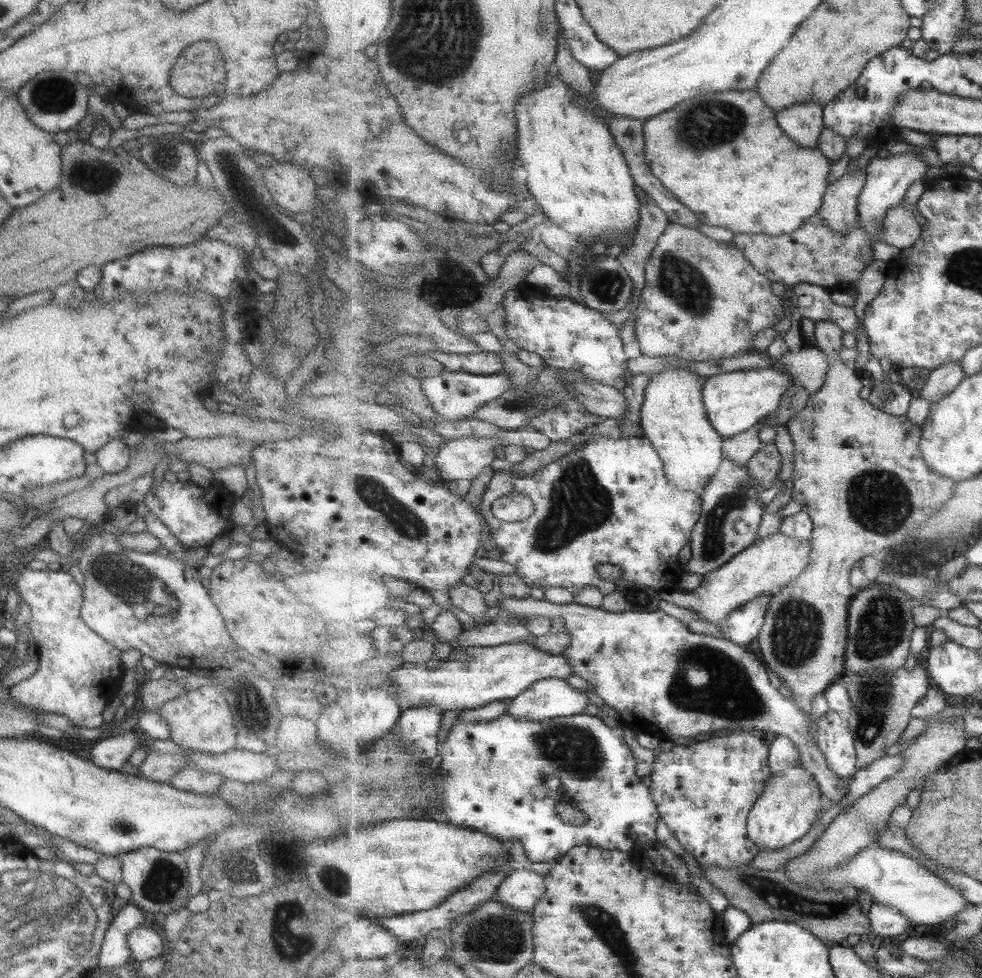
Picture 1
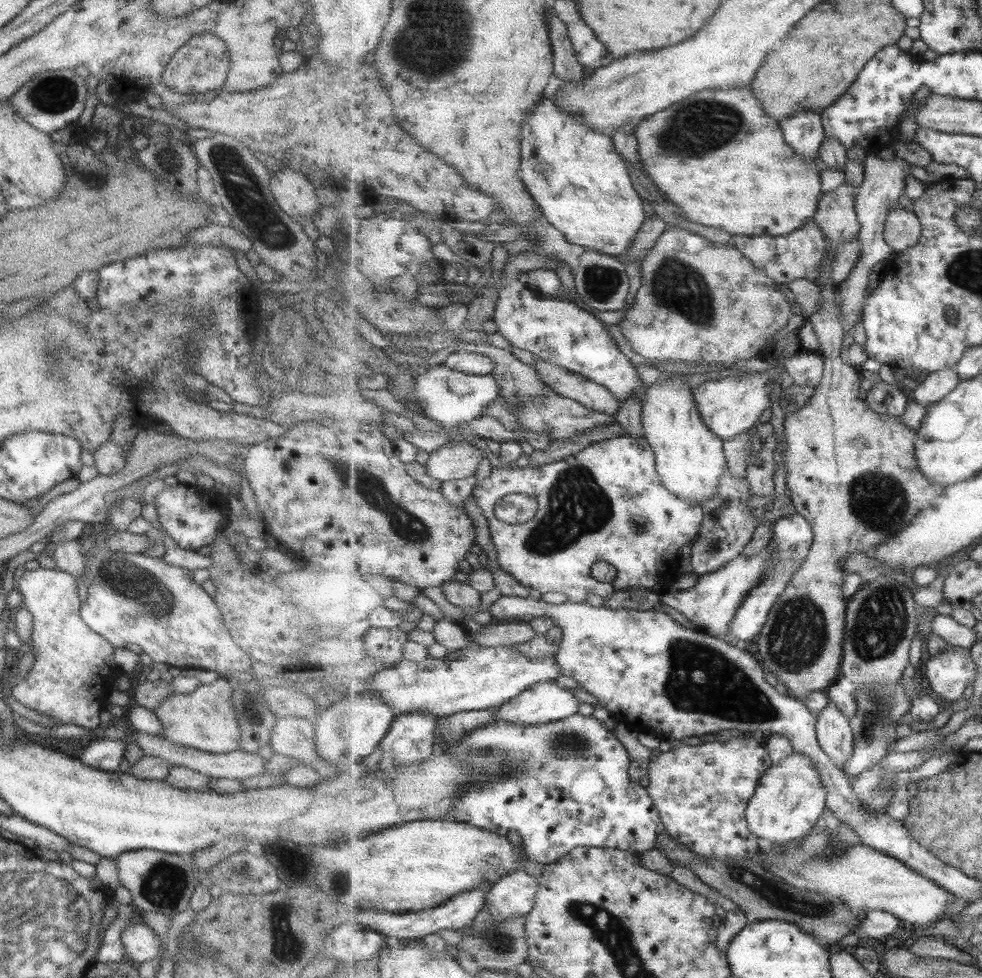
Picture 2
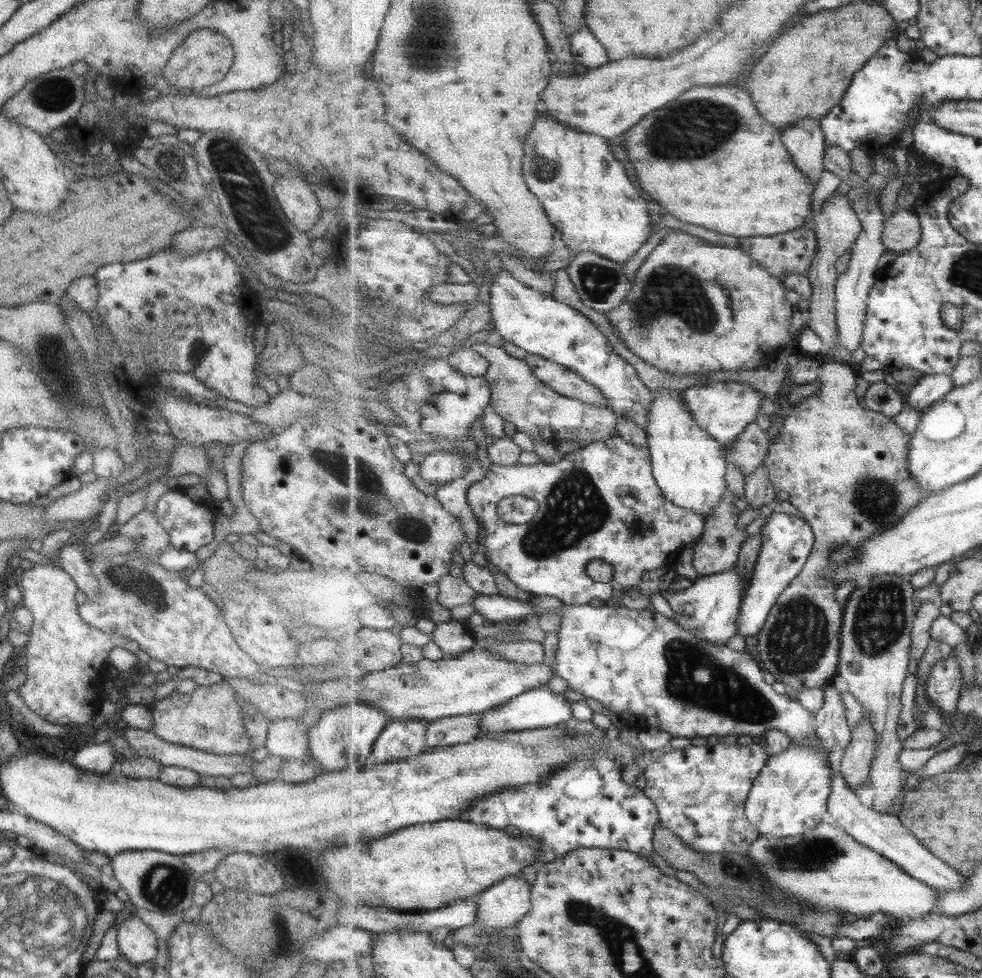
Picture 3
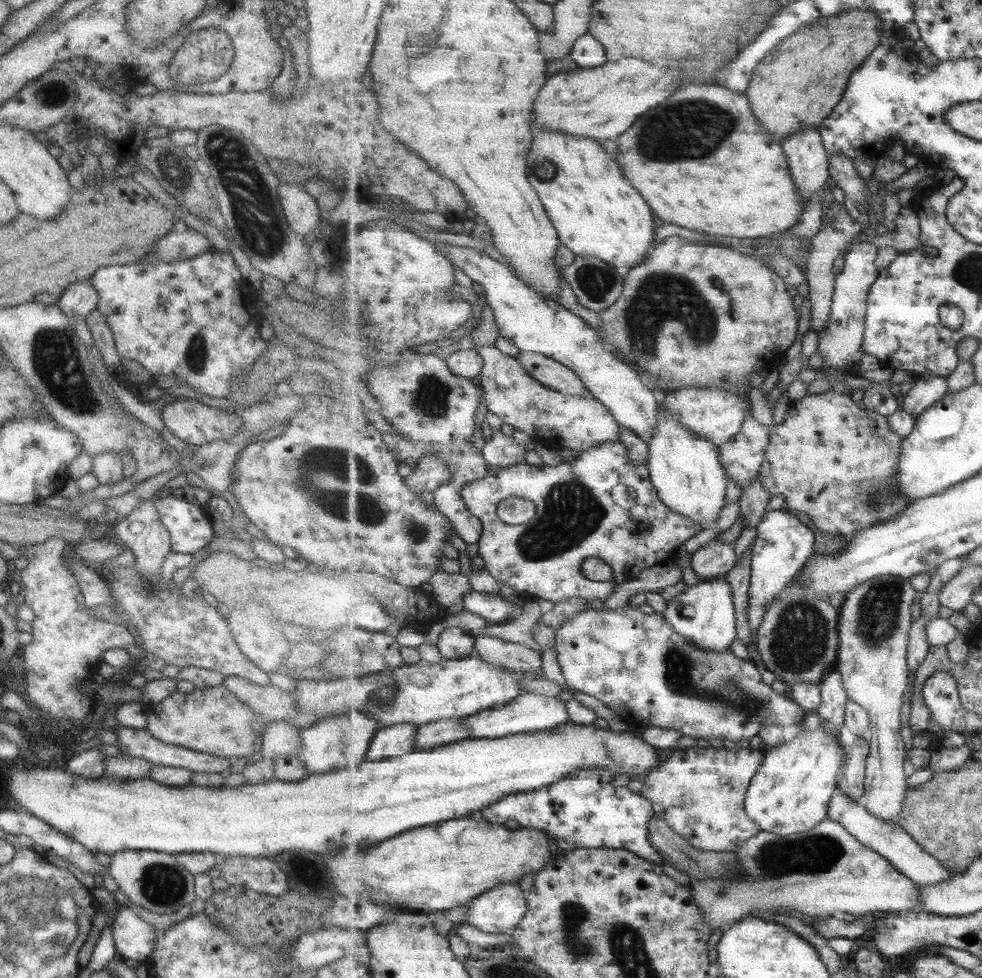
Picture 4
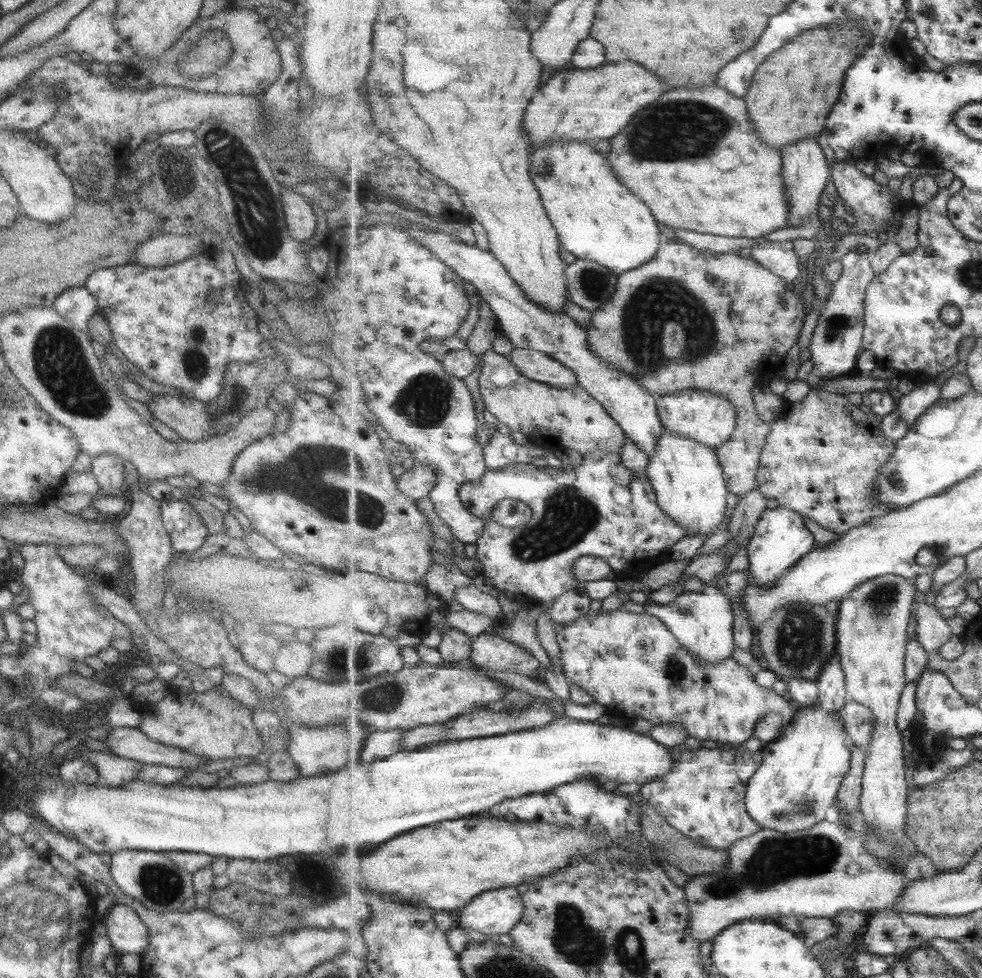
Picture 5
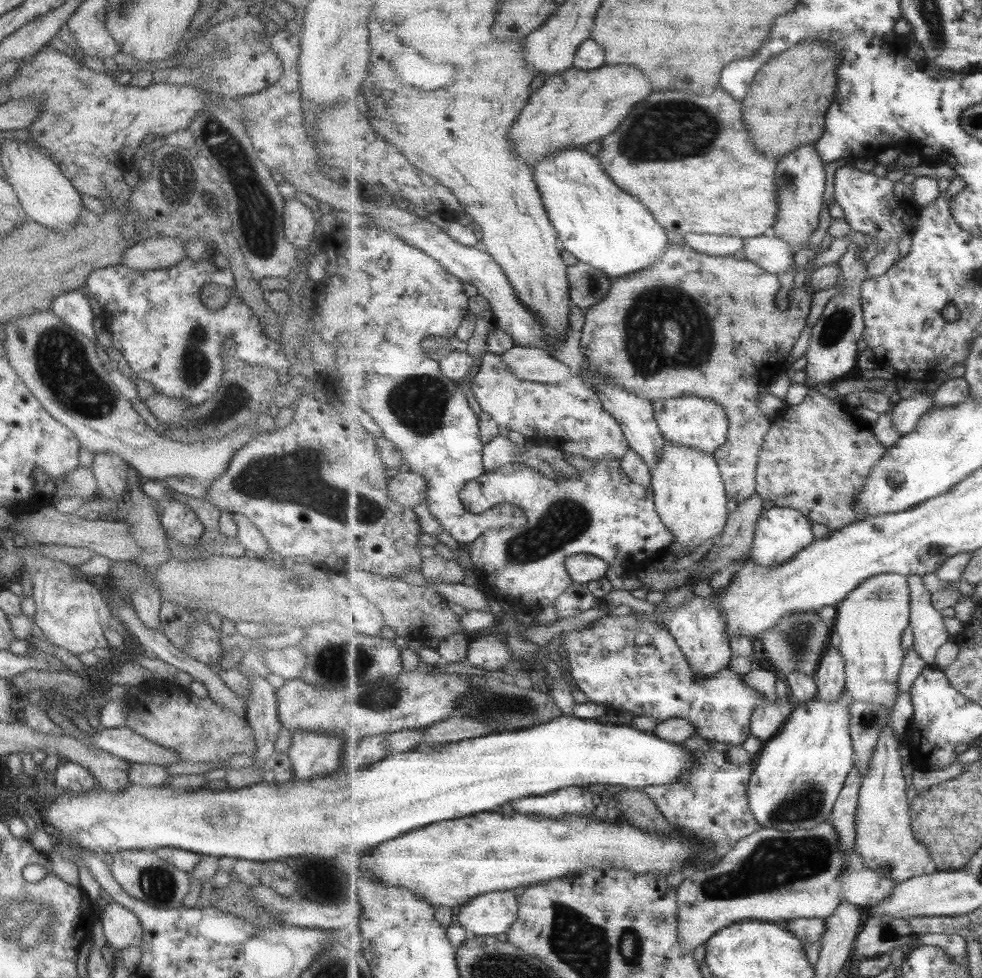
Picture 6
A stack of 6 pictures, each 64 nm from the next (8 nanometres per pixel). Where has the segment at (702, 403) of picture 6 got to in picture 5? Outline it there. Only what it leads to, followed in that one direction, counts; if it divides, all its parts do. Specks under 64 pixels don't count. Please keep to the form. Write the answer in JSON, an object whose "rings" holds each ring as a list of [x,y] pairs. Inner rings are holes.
{"rings":[[[687,389],[658,396],[657,411],[665,429],[677,431],[687,439],[703,443],[713,449],[727,443],[737,428],[737,409],[729,401],[729,397],[719,393]]]}

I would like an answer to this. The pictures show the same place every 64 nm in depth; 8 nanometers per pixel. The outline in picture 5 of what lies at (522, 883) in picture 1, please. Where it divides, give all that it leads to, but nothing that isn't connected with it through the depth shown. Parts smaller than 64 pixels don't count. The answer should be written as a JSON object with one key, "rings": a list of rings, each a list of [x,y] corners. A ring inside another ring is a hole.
{"rings":[[[516,887],[485,892],[461,910],[459,924],[485,934],[510,934],[525,912],[522,894]]]}

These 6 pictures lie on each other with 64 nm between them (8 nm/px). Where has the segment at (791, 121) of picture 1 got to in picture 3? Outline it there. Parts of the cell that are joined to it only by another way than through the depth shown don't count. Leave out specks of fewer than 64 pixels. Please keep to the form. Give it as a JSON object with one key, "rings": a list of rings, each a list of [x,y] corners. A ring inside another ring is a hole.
{"rings":[[[799,120],[782,132],[783,143],[789,149],[797,167],[817,184],[825,171],[827,142],[820,120]]]}

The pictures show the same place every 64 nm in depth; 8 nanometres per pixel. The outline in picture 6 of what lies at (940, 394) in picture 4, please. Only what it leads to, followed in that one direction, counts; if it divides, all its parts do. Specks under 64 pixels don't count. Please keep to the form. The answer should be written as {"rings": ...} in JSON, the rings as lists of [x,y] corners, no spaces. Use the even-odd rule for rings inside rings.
{"rings":[[[919,390],[914,396],[900,399],[894,405],[889,415],[893,417],[893,427],[899,429],[901,437],[913,432],[924,414],[927,414],[927,411],[933,408],[934,392]]]}

